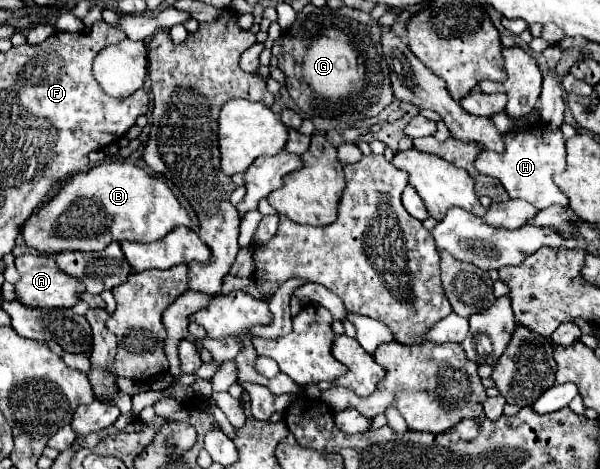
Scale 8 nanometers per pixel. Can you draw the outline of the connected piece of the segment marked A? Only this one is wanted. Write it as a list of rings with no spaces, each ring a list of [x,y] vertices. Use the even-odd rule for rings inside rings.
[[[22,254],[16,258],[16,268],[20,272],[20,282],[16,284],[16,298],[32,308],[72,308],[86,290],[84,282],[64,274],[56,260],[48,254]]]

